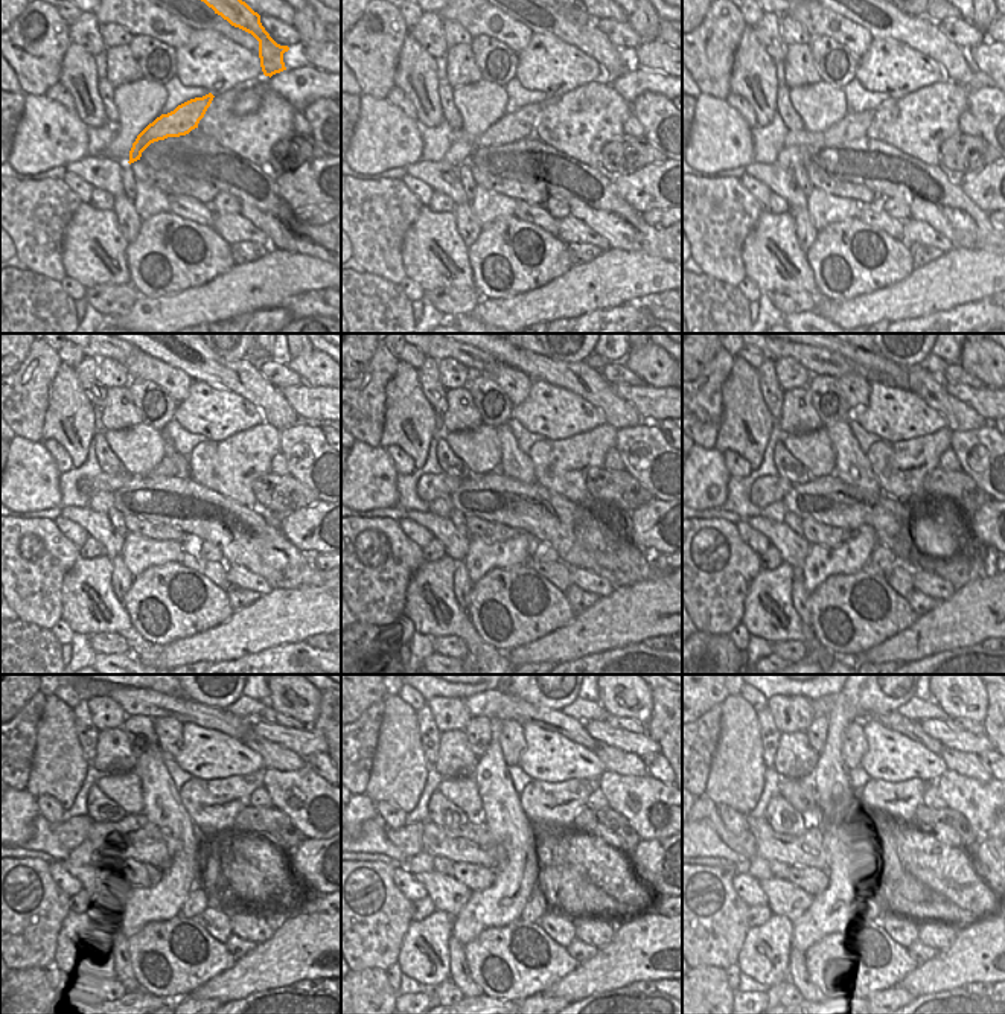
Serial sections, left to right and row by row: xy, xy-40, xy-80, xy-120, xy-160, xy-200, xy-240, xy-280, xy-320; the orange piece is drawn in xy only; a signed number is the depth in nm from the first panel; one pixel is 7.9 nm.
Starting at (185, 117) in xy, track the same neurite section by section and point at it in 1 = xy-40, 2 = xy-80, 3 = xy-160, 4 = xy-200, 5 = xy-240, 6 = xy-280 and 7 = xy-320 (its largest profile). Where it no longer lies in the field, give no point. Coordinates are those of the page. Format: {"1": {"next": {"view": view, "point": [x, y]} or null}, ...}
{"1": {"next": {"view": "xy-40", "point": [512, 127]}}, "2": {"next": {"view": "xy-80", "point": [855, 125]}}, "3": {"next": {"view": "xy-160", "point": [430, 487]}}, "4": {"next": {"view": "xy-200", "point": [765, 491]}}, "5": {"next": {"view": "xy-240", "point": [73, 833]}}, "6": {"next": {"view": "xy-280", "point": [408, 839]}}, "7": {"next": {"view": "xy-320", "point": [743, 844]}}}

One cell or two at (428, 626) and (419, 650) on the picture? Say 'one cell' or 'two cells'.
two cells

